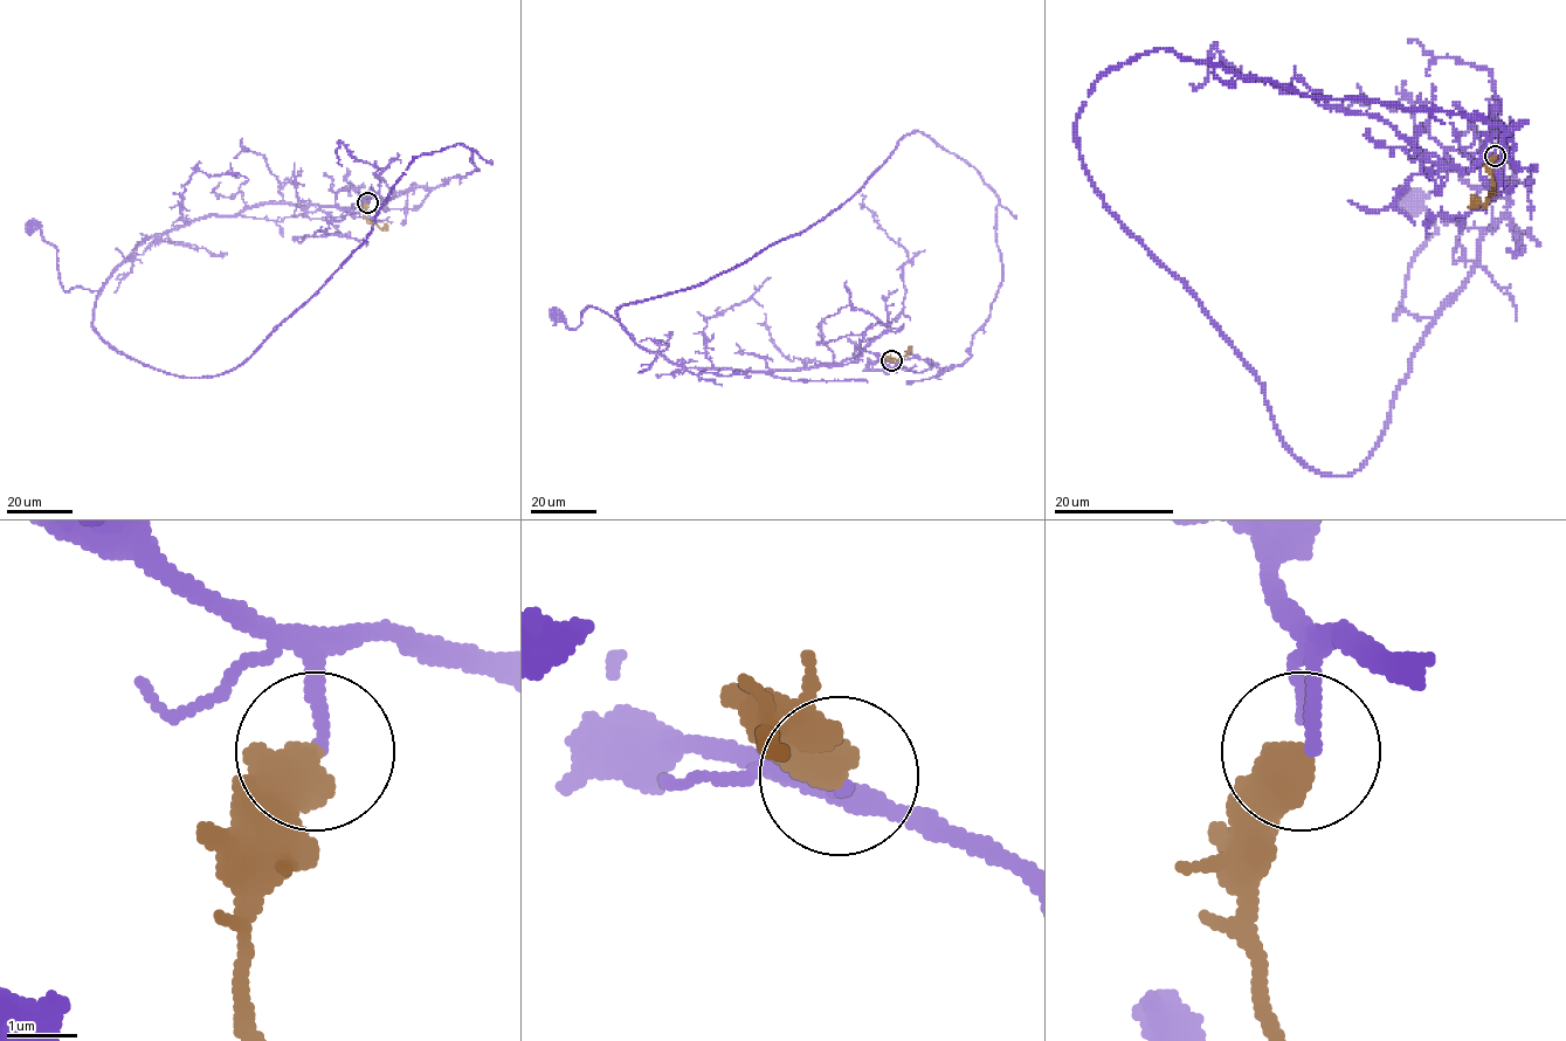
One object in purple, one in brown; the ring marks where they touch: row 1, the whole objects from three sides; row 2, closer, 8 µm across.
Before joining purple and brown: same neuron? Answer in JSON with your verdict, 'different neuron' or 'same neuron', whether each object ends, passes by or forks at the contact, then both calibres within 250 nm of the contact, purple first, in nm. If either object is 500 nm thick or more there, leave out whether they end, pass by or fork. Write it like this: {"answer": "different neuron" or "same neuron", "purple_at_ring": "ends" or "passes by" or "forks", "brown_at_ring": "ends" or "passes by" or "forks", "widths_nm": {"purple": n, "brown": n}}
{"answer": "same neuron", "widths_nm": {"purple": 190, "brown": 600}}

